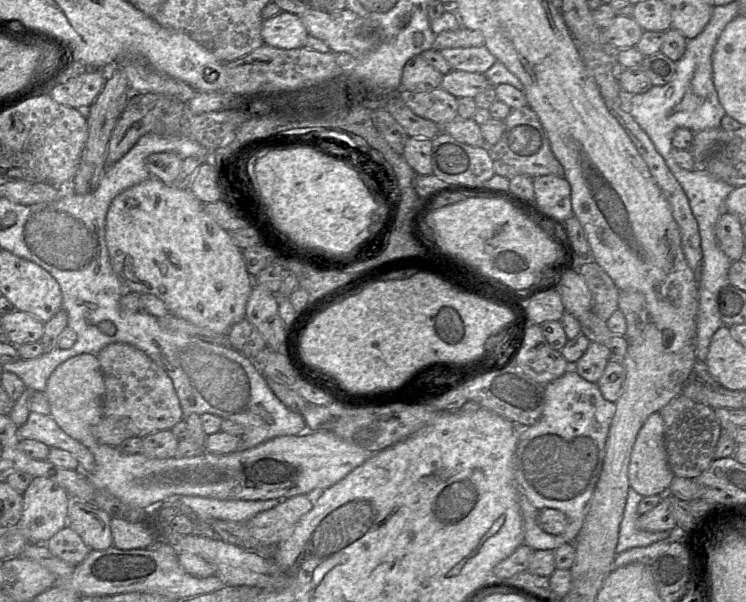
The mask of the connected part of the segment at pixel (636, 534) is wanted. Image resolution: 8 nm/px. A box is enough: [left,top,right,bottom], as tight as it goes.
[616,488,670,554]

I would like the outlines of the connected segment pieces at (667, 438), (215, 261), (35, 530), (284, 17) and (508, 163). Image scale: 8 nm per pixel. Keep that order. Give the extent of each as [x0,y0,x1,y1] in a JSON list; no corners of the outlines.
[[659,393,723,478],[106,176,253,334],[16,477,71,544],[261,11,308,49],[488,105,564,179]]

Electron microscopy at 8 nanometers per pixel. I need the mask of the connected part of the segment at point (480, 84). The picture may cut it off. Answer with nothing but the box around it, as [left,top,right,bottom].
[440,69,492,98]

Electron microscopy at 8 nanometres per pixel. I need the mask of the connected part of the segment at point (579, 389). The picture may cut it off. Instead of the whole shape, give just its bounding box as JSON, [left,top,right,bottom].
[514,367,616,550]

